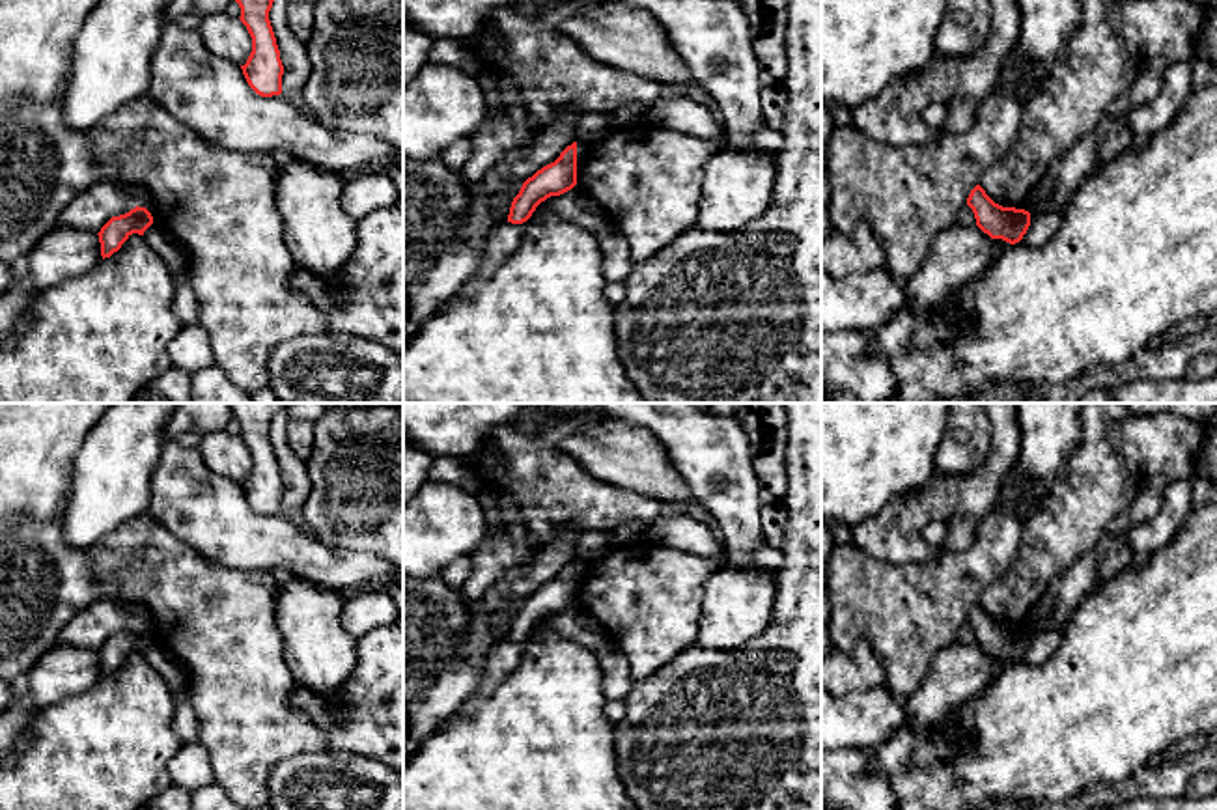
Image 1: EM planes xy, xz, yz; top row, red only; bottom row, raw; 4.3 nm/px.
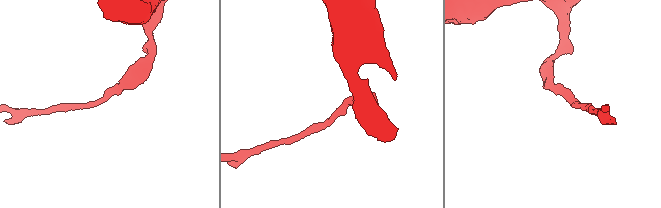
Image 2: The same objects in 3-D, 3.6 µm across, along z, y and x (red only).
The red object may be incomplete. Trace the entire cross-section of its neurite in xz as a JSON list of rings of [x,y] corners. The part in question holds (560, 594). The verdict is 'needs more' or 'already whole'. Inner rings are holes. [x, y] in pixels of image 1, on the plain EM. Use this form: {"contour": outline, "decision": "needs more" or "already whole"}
{"contour": [[[577,560],[560,575],[528,595],[513,616],[508,640],[526,640],[536,625],[551,614],[560,614],[577,603]]], "decision": "already whole"}

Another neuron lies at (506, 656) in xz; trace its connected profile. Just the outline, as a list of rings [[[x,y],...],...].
[[[532,635],[523,642],[506,640],[498,644],[495,653],[487,661],[472,696],[483,696],[493,691],[517,666],[530,638]]]

